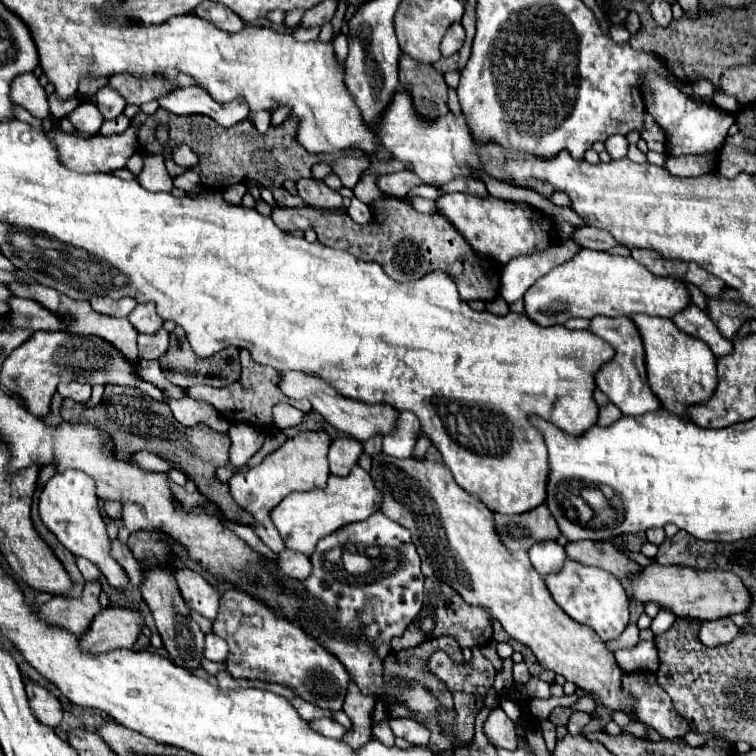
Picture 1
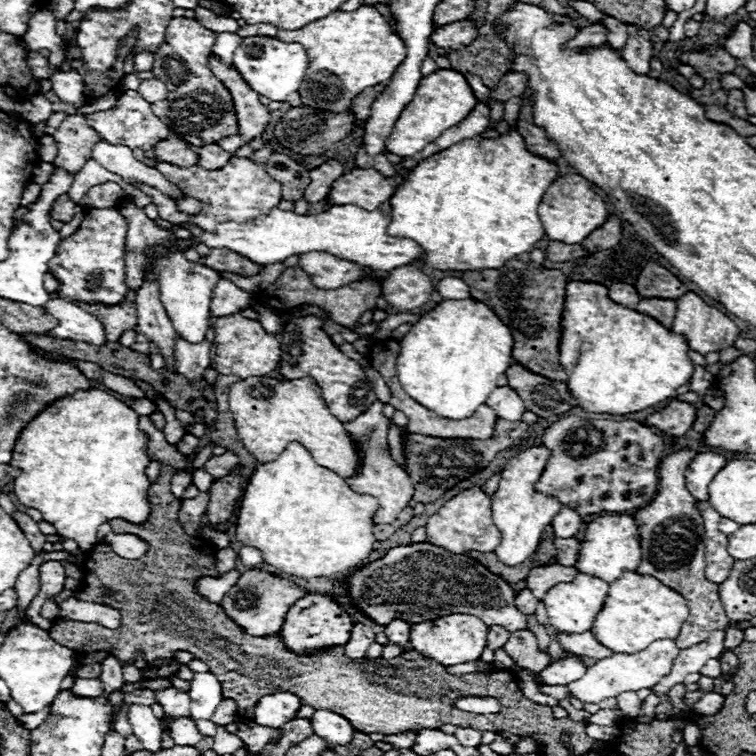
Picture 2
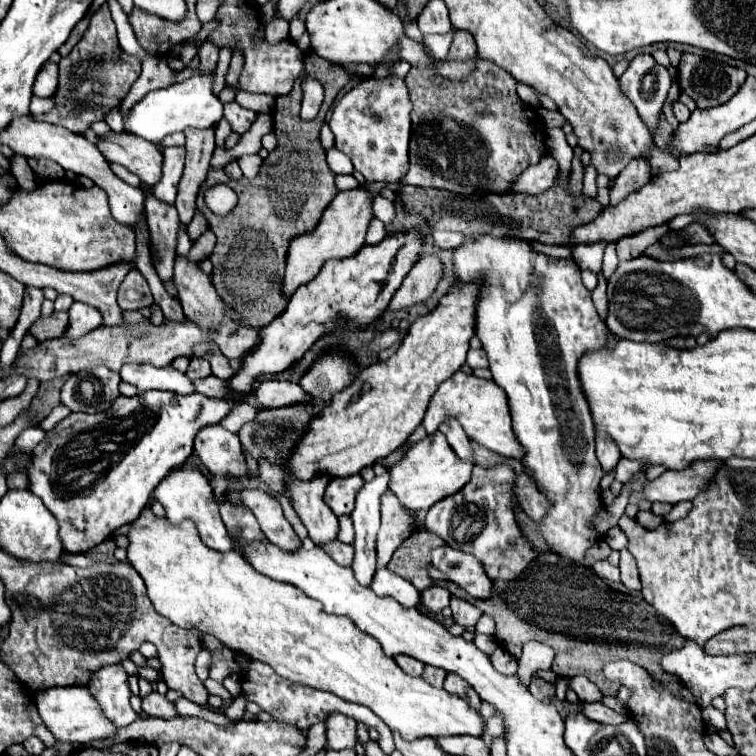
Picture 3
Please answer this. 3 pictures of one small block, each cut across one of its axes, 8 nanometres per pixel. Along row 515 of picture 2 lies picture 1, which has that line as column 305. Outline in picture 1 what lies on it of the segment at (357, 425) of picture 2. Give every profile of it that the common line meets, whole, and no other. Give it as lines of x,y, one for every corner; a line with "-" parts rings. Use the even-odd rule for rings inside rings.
290,370
288,372
280,372
280,390
282,390
284,396
294,398
294,400
308,398
310,404
312,404
312,408
316,412
320,412
322,418
328,424
332,424
334,428
350,434
356,440
368,440
376,432
388,434
392,430
396,418
398,418
398,410
394,410
388,404
366,404
366,402
360,402
360,400
346,398
346,396
338,394
332,386
328,386
326,382
322,382
320,378
314,378
314,376
302,374
302,372
290,372

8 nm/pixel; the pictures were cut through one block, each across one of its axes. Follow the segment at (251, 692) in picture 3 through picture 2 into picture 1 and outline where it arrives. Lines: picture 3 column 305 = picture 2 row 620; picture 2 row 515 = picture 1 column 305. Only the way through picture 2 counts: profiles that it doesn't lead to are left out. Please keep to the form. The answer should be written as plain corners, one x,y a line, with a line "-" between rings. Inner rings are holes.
226,590
220,598
220,610
214,624
214,634
224,638
230,646
226,666
234,678
278,682
288,686
294,694
326,710
342,710
346,686
350,682
348,670
342,662
310,638
298,624
278,618
260,600
246,592

